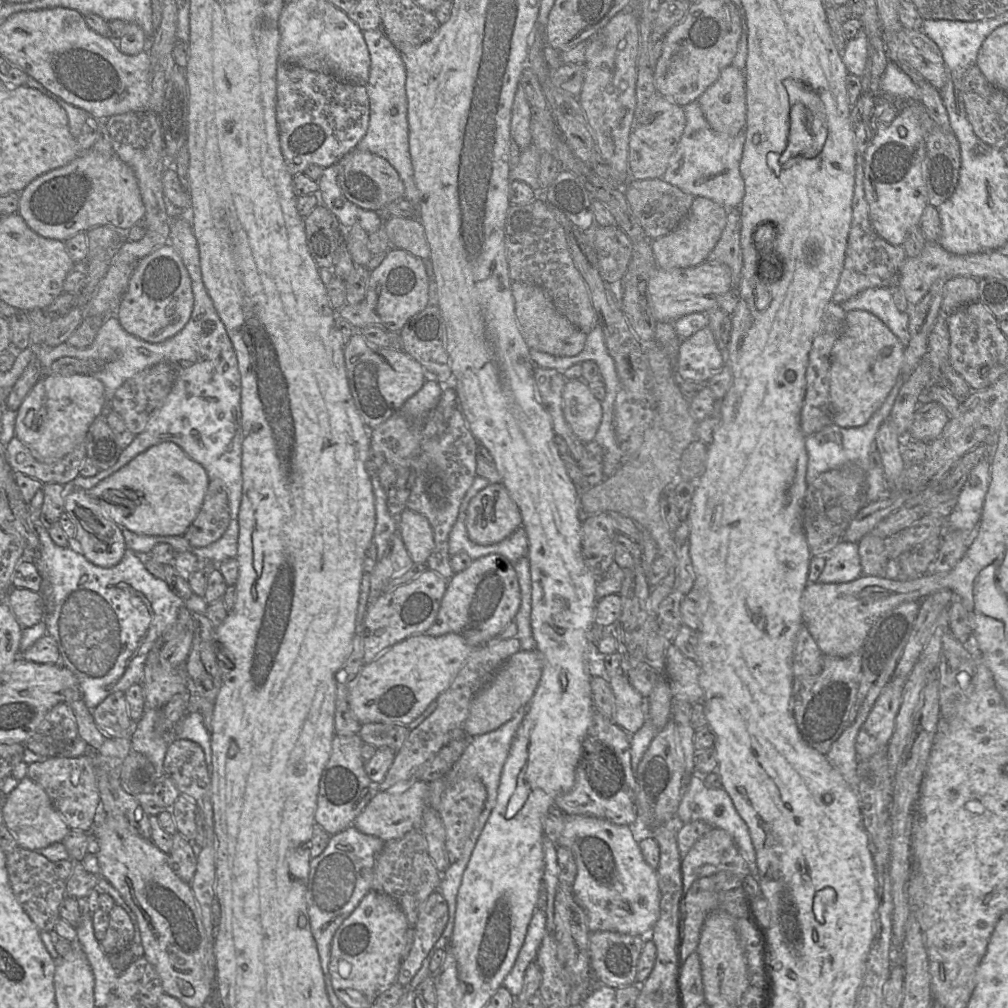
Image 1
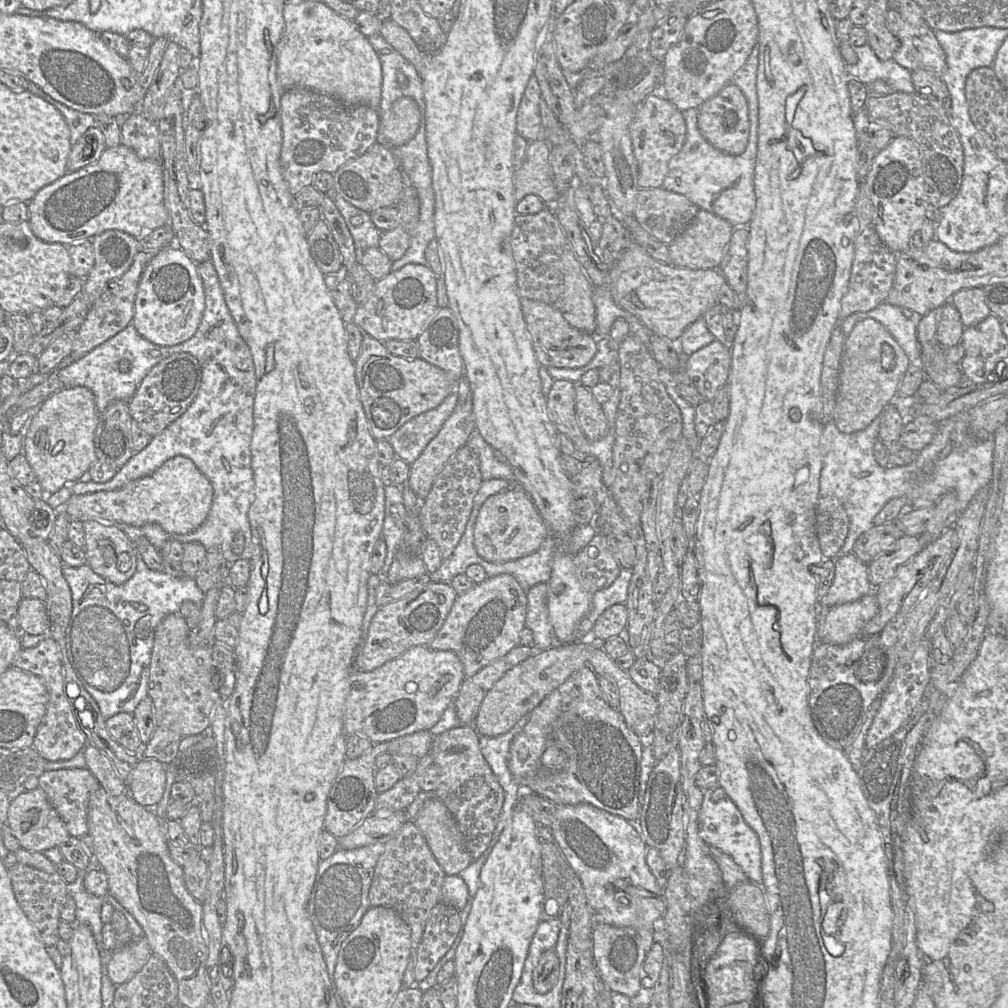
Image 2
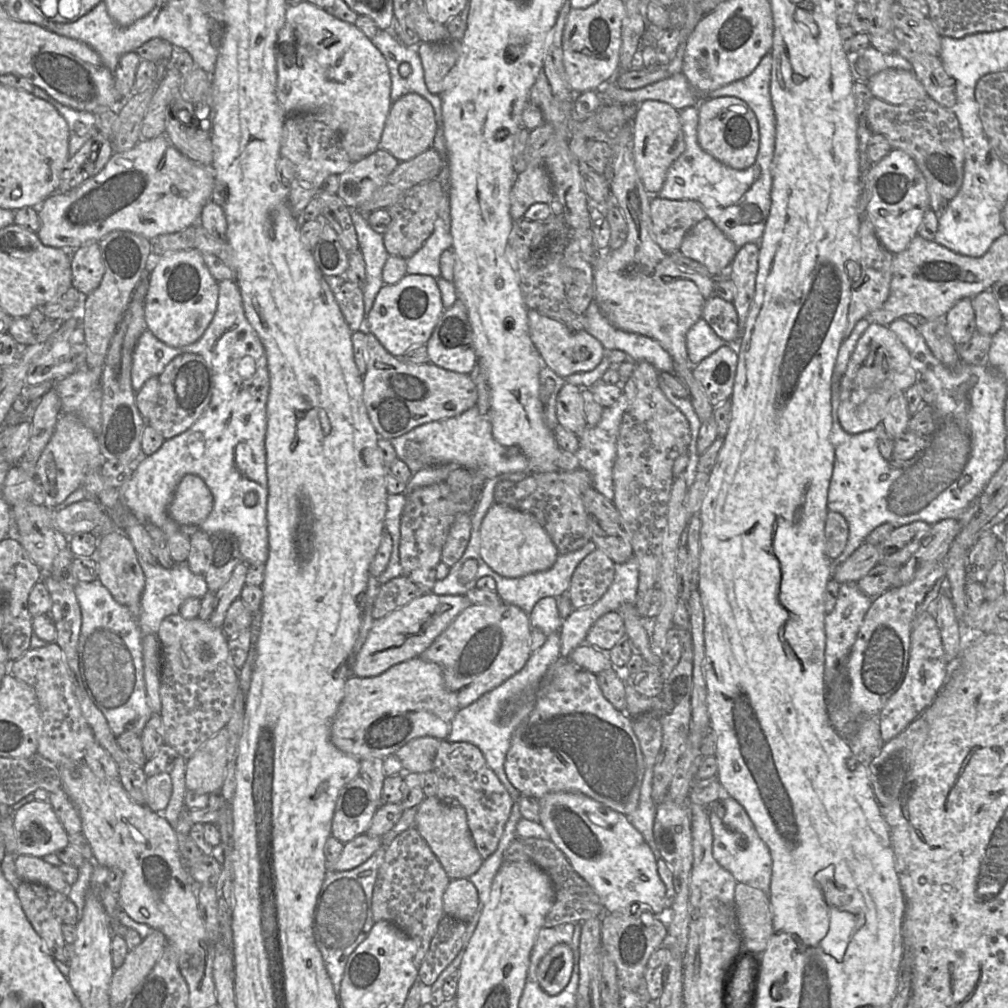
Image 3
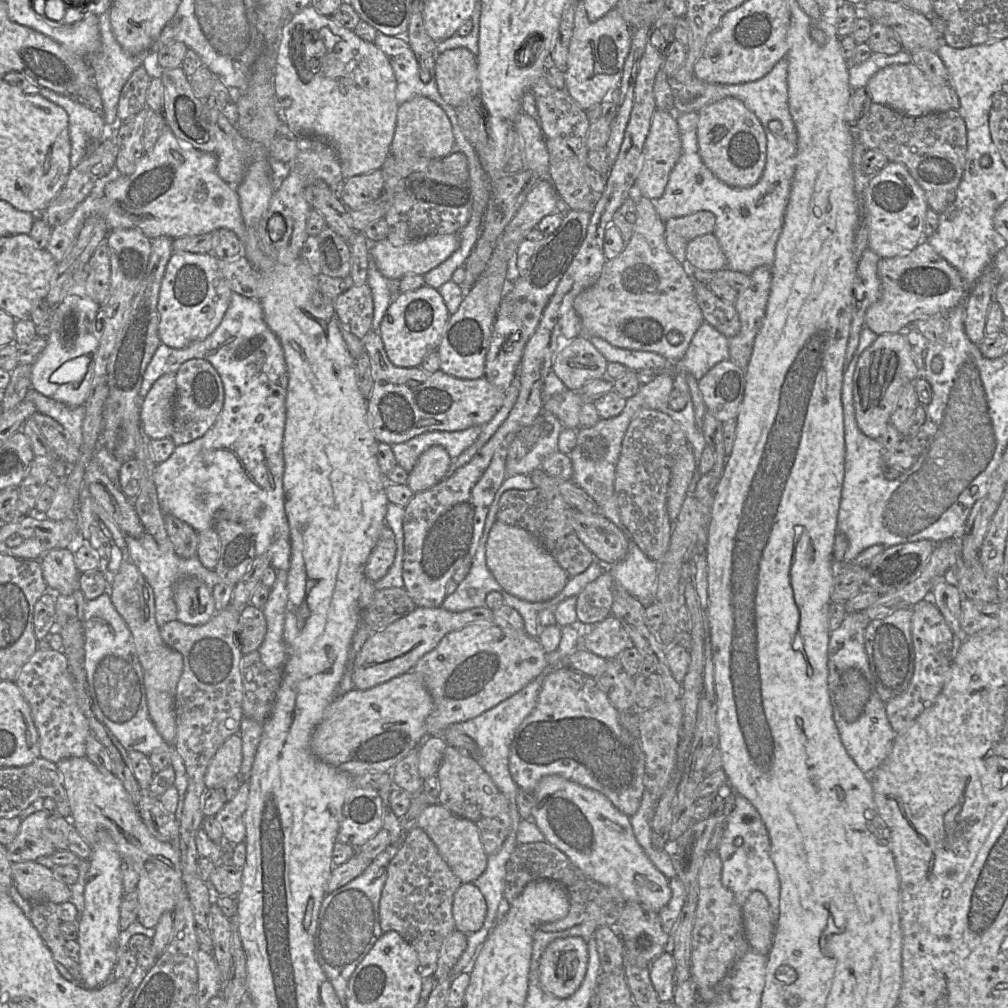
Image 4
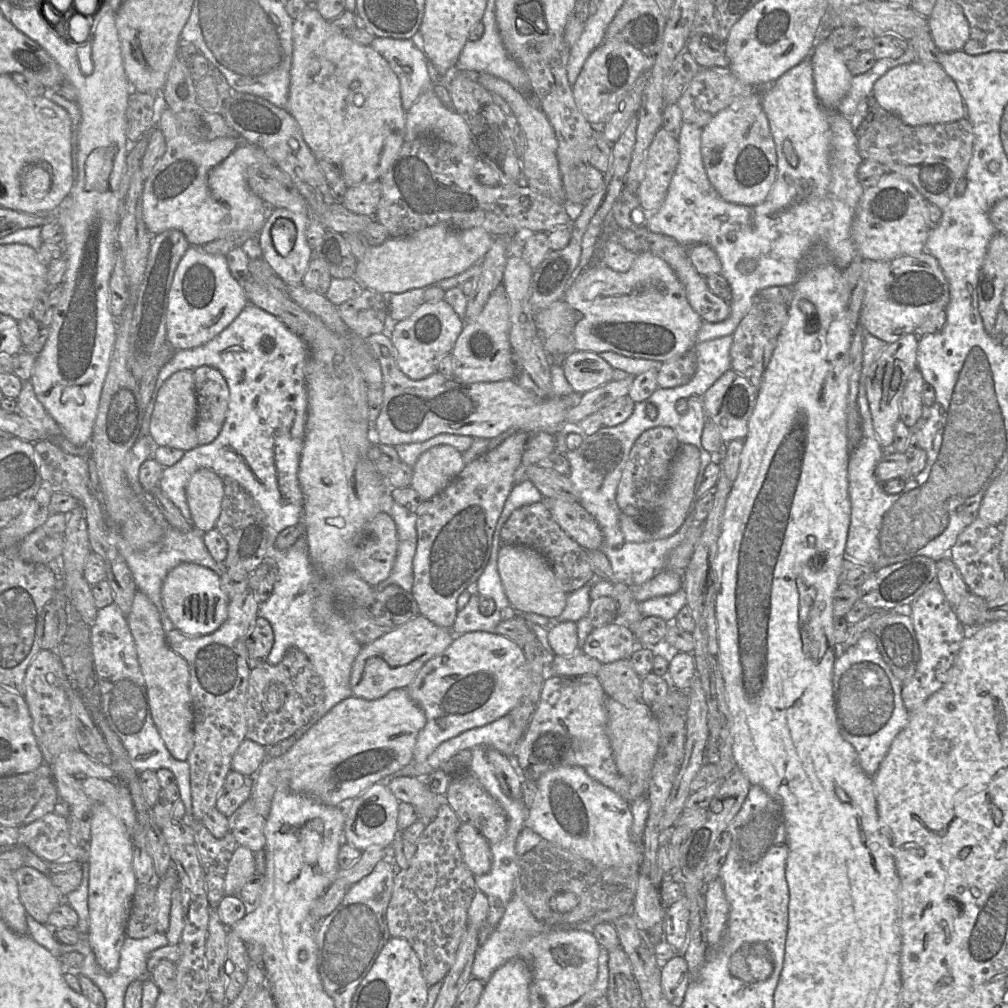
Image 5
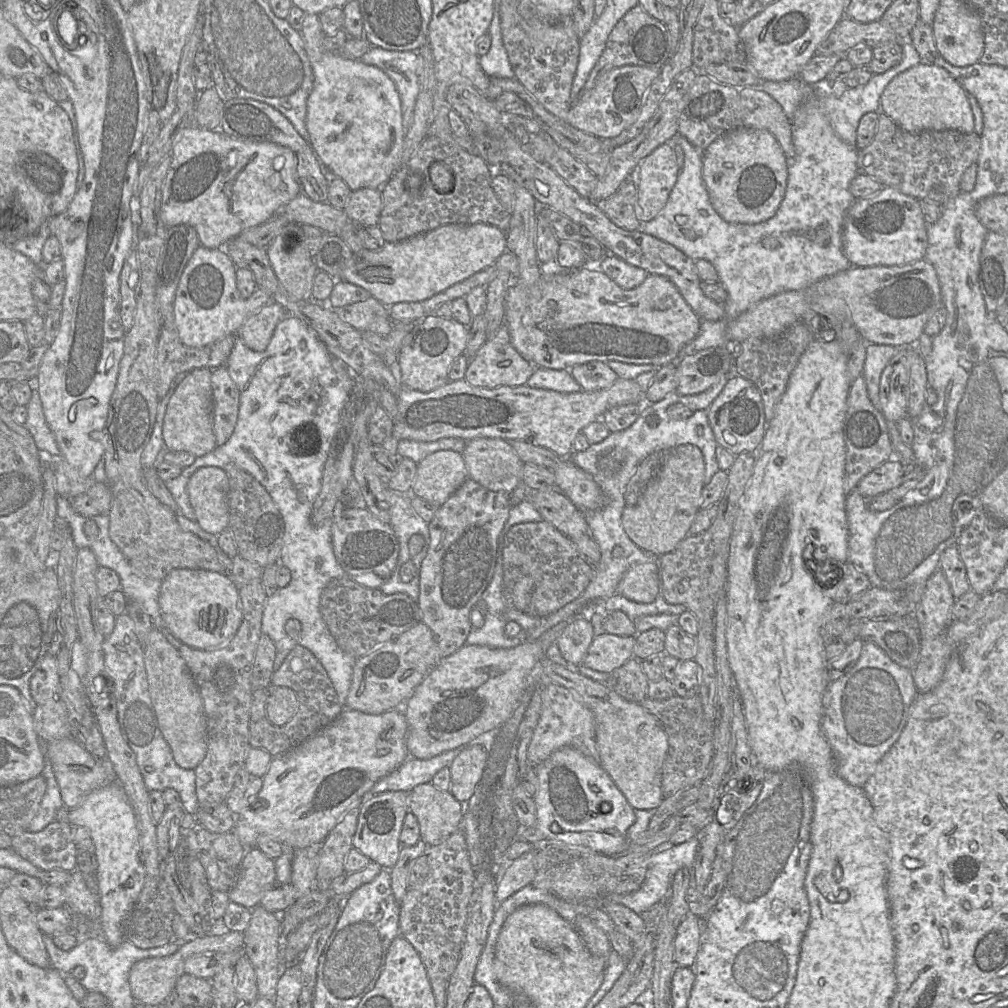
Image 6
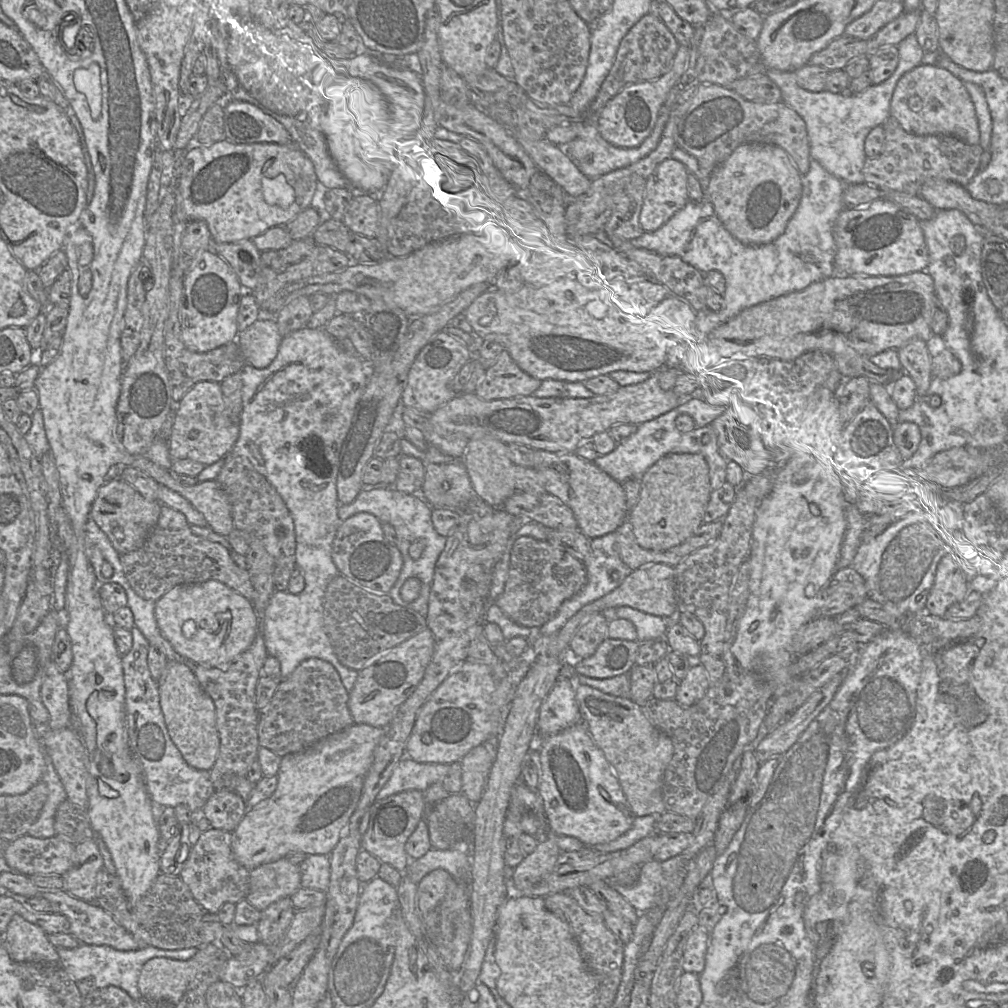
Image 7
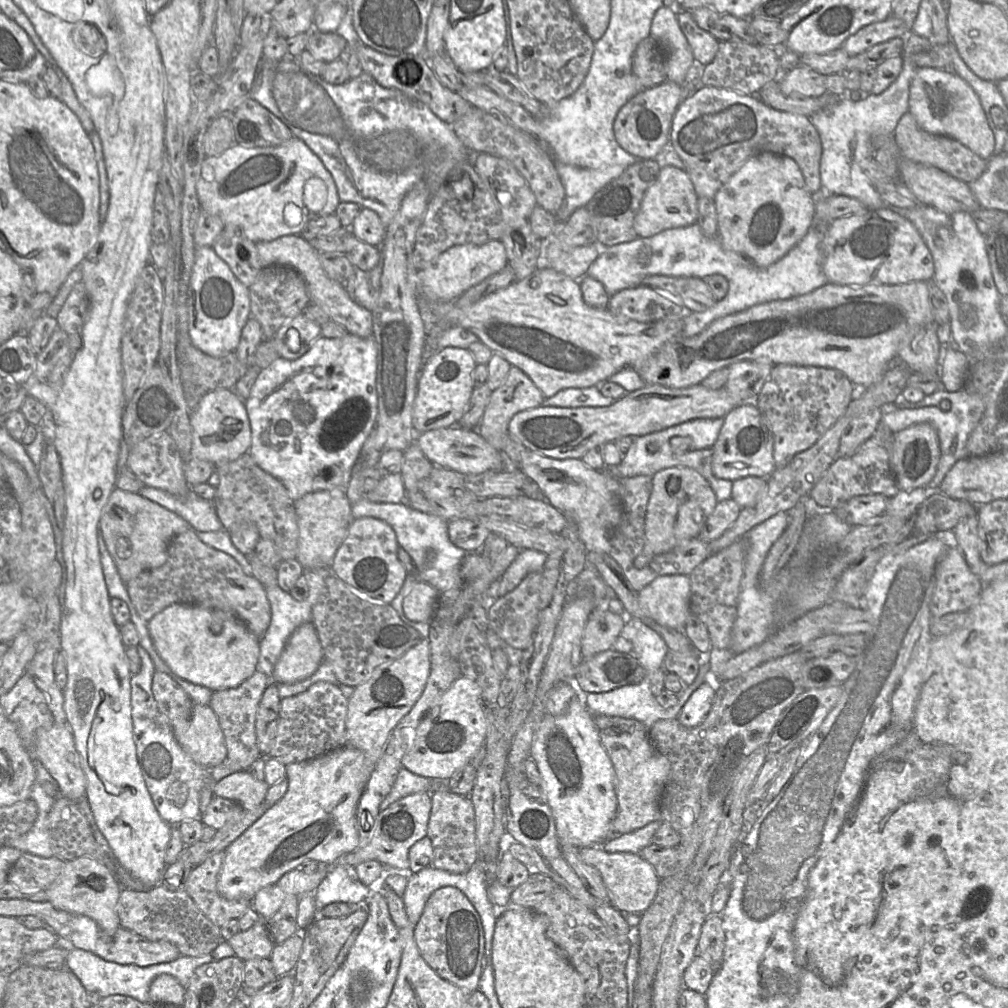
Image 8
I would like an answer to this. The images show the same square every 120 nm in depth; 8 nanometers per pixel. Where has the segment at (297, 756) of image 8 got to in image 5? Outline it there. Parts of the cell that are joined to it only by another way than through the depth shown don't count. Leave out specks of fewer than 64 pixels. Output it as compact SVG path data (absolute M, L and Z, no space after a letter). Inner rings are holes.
M290 647L284 654L282 660L276 665L271 665L267 661L260 662L250 670L248 677L245 703L246 738L268 748L293 735L302 735L312 724L324 715L324 694L323 682L313 664L307 655L296 647ZM271 684L281 684L285 687L286 700L278 711L265 712L262 707L262 701L265 690Z

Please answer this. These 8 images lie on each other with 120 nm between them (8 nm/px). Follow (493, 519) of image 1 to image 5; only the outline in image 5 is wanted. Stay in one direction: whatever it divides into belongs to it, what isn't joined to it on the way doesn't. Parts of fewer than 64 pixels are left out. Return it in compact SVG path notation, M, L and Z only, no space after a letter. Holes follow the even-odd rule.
M502 545L497 566L504 592L515 611L547 618L556 618L562 613L567 594L559 586L550 563L540 553L528 547Z

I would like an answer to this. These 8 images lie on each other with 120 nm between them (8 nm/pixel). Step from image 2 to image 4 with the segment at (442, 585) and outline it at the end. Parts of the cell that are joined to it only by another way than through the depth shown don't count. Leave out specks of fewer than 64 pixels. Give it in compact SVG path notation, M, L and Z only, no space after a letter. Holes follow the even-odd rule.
M417 606L412 612L383 630L371 633L355 661L353 670L355 687L366 690L413 670L418 660L433 650L446 634L478 621L494 623L493 611L488 607L477 607L451 612L442 606Z

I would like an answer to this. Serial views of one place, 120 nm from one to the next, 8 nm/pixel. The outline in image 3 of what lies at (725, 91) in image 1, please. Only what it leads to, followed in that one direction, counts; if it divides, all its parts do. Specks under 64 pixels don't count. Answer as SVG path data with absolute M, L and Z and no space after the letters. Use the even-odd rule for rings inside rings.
M733 96L702 99L697 107L697 138L701 148L730 168L743 170L750 167L759 149L758 122L751 108Z

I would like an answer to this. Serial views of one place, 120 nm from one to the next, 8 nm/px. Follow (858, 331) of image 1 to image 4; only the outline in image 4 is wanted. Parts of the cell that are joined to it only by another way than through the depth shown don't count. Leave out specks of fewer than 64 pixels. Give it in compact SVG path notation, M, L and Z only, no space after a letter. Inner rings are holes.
M903 332L878 335L862 352L853 374L853 405L858 428L864 435L877 440L880 438L902 389L917 377L911 347Z

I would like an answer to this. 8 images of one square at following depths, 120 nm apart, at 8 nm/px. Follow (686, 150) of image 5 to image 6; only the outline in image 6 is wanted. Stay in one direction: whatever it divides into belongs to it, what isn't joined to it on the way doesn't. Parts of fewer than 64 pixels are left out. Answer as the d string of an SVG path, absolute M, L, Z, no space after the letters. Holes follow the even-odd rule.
M813 96L810 100L806 101L799 107L797 112L791 117L791 123L792 123L792 142L794 146L794 155L793 157L787 157L788 175L783 200L779 205L776 213L770 219L756 224L729 223L723 220L718 215L718 213L714 210L710 202L709 195L702 178L702 163L703 163L702 152L696 147L694 147L690 142L688 142L683 136L681 136L678 133L678 144L681 146L681 149L683 151L684 161L679 171L677 181L673 186L663 209L652 220L648 222L640 221L639 231L673 245L674 247L682 251L685 255L687 255L689 258L691 258L693 261L696 261L698 259L705 259L709 261L716 269L719 275L720 283L723 285L724 289L727 292L727 300L723 304L725 314L724 318L715 321L701 320L700 328L697 335L694 337L693 340L691 340L682 348L679 354L679 358L686 355L692 355L703 349L721 347L726 345L733 346L733 344L729 342L727 335L728 322L737 318L741 313L746 311L752 305L758 303L763 299L772 297L782 292L805 289L806 287L816 283L817 281L833 276L839 272L845 271L851 266L851 263L846 257L843 249L843 225L846 213L850 208L850 206L855 201L855 198L850 191L850 184L853 178L858 173L857 151L859 149L857 149L856 146L851 146L845 143L837 136L837 134L835 133L830 124L827 115L820 106L819 98L816 96Z

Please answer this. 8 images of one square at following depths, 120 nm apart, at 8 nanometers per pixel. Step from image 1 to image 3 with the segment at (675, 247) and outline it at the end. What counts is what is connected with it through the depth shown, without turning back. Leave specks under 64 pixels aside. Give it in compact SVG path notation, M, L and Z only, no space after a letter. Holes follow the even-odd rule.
M705 217L685 235L679 251L685 257L705 266L711 273L723 273L729 268L737 248L710 218Z

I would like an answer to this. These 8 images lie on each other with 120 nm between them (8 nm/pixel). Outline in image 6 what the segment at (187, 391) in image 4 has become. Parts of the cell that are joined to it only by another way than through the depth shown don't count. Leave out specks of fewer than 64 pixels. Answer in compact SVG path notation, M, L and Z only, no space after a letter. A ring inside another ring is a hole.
M225 366L211 371L213 432L217 445L225 444L235 429L240 392Z

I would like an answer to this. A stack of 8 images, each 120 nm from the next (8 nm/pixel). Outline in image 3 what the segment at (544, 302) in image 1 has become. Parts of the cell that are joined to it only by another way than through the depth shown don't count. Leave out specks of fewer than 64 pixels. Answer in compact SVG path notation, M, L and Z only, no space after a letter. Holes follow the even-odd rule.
M532 309L527 310L527 316L530 336L540 353L543 364L564 379L574 373L595 369L606 355L603 345L585 329L572 330L563 323Z

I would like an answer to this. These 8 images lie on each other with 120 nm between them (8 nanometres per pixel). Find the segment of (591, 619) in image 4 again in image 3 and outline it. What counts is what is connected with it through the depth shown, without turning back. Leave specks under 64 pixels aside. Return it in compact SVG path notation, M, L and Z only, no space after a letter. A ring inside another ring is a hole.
M600 549L589 553L575 568L568 598L574 609L598 601L609 589L615 576L615 563Z

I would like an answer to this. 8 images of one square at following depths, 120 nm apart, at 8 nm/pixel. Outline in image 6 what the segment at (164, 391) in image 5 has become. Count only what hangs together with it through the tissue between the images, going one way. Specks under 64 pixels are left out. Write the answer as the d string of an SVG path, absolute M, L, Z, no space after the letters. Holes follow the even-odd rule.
M206 368L192 370L176 386L164 417L165 450L187 451L199 457L212 452L218 446L213 432L211 371Z

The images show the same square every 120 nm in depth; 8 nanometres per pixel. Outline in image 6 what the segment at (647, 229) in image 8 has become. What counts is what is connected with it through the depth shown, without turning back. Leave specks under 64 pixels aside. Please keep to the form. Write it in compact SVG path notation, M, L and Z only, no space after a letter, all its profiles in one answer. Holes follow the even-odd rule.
M667 142L655 148L638 166L636 218L648 222L665 206L675 185L679 166Z

